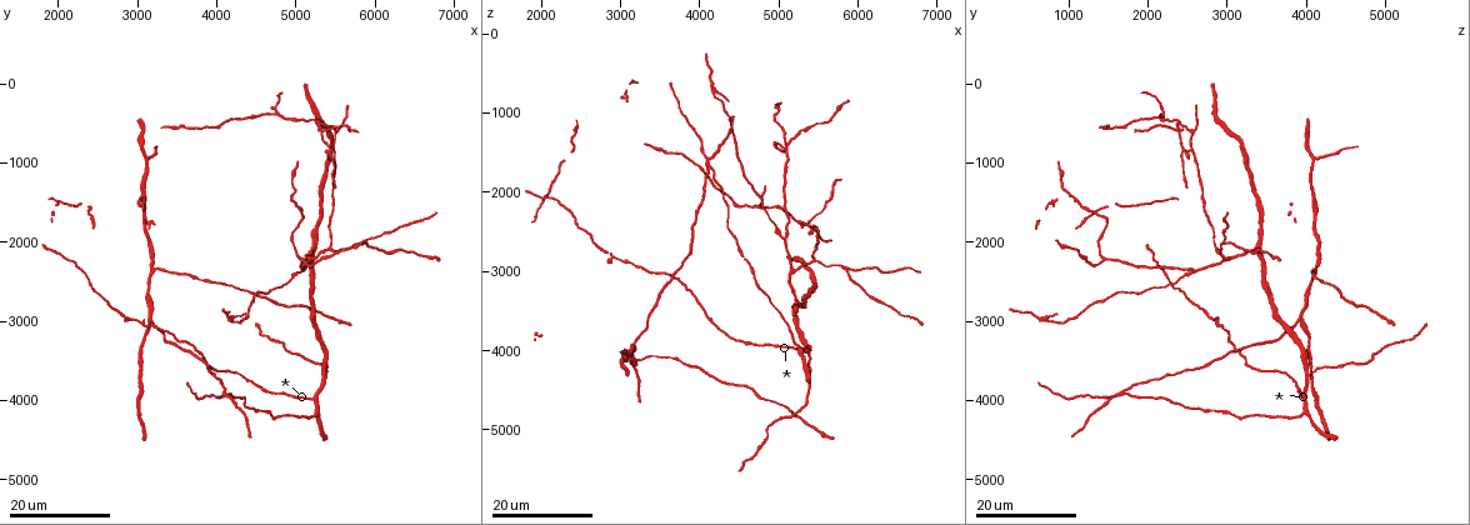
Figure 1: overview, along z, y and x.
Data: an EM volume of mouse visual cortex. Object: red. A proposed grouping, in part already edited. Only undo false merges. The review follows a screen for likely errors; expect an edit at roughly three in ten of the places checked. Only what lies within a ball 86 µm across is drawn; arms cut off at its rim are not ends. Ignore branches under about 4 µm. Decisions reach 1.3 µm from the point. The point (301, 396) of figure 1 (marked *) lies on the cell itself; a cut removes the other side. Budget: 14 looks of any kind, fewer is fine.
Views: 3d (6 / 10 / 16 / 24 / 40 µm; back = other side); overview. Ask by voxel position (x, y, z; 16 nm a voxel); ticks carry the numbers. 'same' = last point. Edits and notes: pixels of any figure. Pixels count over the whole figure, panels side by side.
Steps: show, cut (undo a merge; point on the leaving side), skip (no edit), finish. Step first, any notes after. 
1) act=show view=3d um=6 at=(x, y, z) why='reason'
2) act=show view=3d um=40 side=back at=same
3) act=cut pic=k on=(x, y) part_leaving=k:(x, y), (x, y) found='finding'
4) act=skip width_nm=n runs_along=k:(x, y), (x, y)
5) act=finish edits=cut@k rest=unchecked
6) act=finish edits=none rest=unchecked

act=show view=3d um=16 at=(5400, 3650, 4050) why='three arms meet'

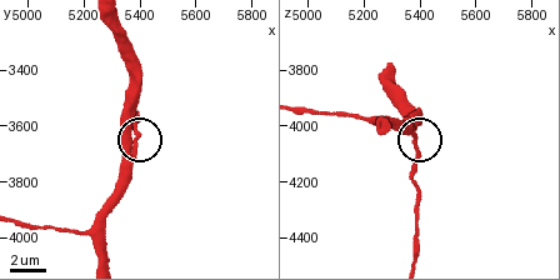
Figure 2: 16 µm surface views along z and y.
act=show view=3d um=6 at=same

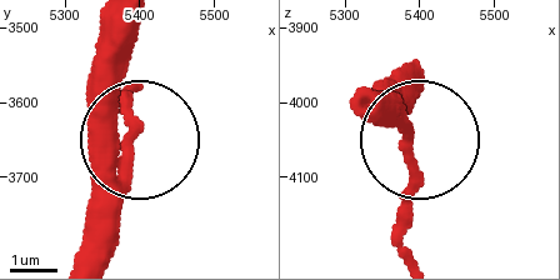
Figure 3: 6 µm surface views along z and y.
act=skip side_arm_um=35 found='one cell here'

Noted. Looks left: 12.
act=show view=3d um=16 at=(4750, 4200, 3150) why='thick turns thin'

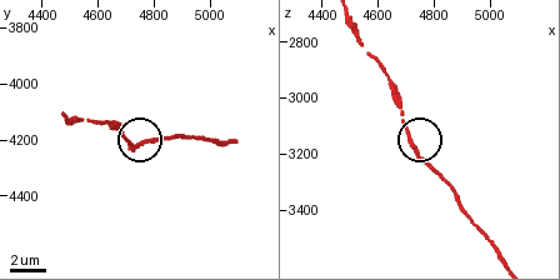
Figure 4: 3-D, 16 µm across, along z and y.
act=show view=3d um=10 at=(4730, 4230, 3170)

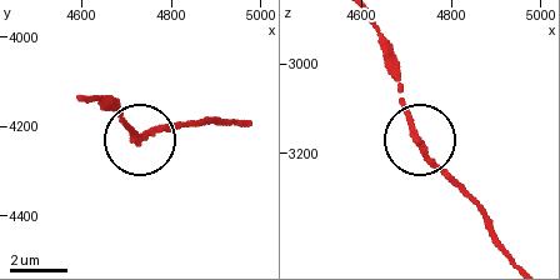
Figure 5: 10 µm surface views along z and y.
act=show view=3d um=10 side=back at=(4720, 4230, 3160)

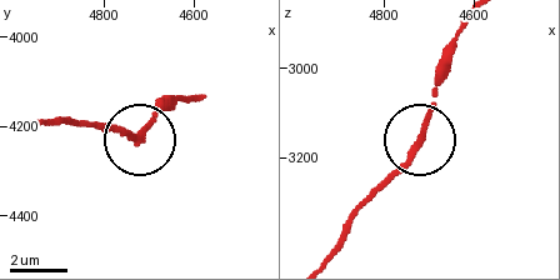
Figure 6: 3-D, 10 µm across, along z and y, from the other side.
act=skip runs_along=6:(329, 255), (348, 219), (415, 148), (446, 71) found='continuous, no second cell'

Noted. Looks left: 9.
act=show view=3d um=16 at=(4150, 2950, 600) why='sudden change in width'

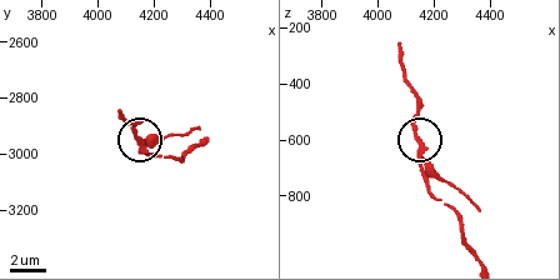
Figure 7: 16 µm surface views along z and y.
act=show view=3d um=10 at=(4150, 2950, 610) why='closer look'

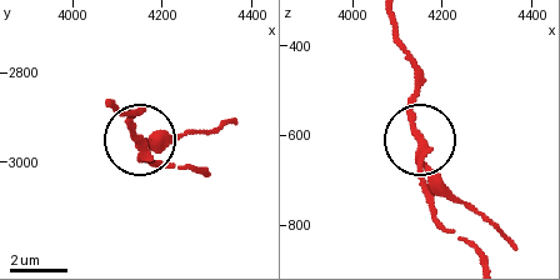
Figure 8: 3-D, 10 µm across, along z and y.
act=cut pic=8 on=(156, 139) part_leaving=8:(139, 143), (235, 124) found='a second cell is stuck on'

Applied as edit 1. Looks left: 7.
act=show view=overview why='redraw'

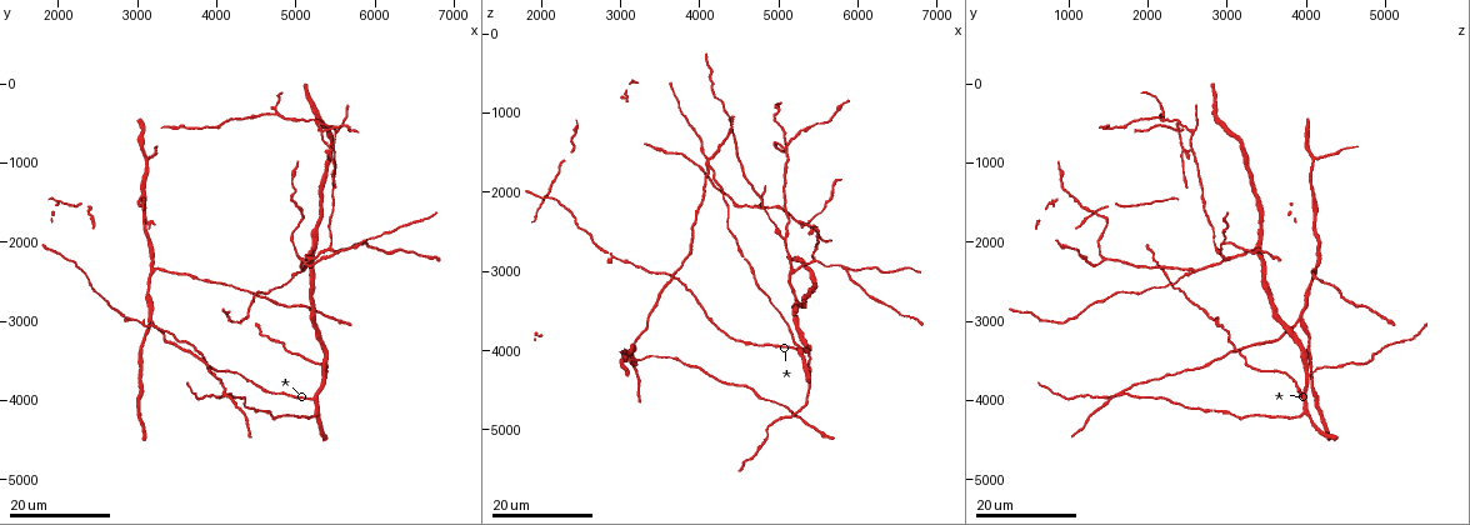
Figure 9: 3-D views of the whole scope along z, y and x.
act=show view=3d um=16 at=(5200, 2200, 3000) why='small branch off a trunk'

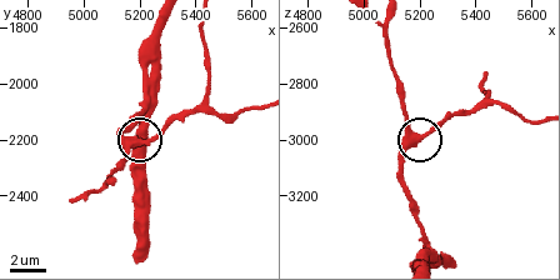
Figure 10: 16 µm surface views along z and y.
act=show view=3d um=10 at=(5190, 2200, 2990)

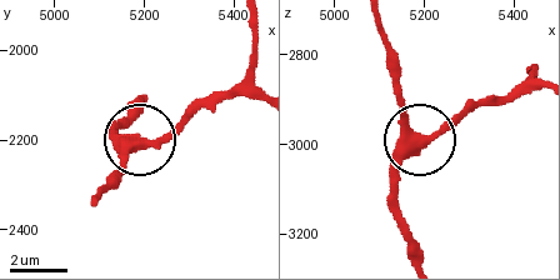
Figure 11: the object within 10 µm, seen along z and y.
act=skip runs_along=11:(144, 96), (115, 125), (118, 135), (134, 140), (118, 173) found='continuous, no second cell'

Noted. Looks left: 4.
act=show view=3d um=24 at=(5200, 2100, 3400)

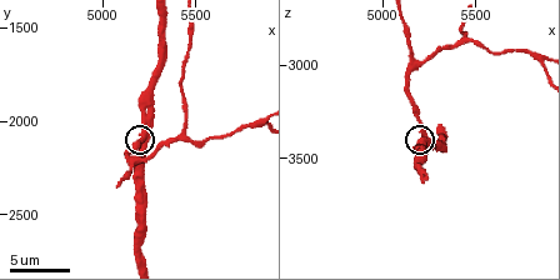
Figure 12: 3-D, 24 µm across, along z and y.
act=show view=3d um=10 at=(5220, 2080, 3340) why='zoom in'

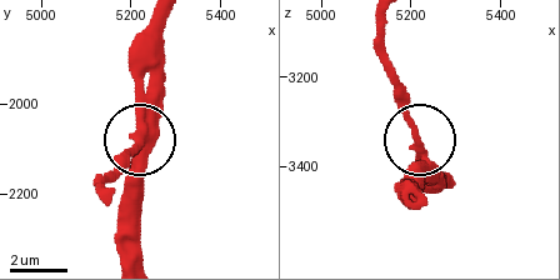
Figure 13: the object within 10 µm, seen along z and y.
act=skip side_arm_um=40 found='continuous, no second cell'

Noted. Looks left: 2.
act=show view=3d um=16 at=(5050, 2350, 2550) why='a fork'

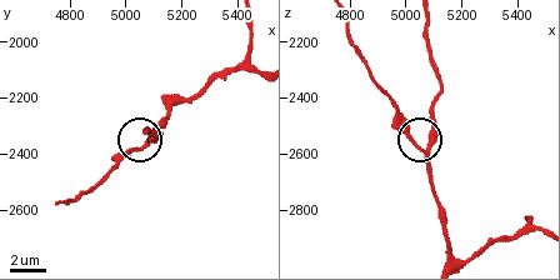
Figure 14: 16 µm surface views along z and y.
act=show view=3d um=10 at=same

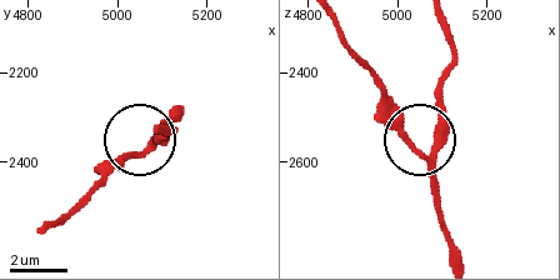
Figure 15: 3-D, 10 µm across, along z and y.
act=skip runs_along=15:(178, 108), (101, 185) found='continuous, no second cell'

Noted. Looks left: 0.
act=finish edits=cut@8 rest=unchecked

